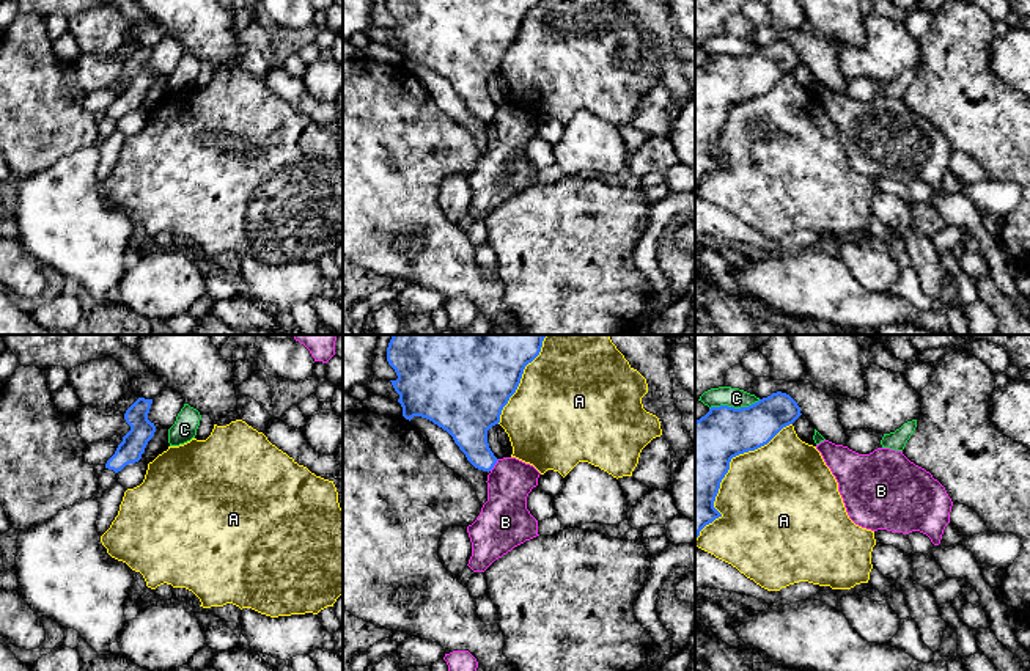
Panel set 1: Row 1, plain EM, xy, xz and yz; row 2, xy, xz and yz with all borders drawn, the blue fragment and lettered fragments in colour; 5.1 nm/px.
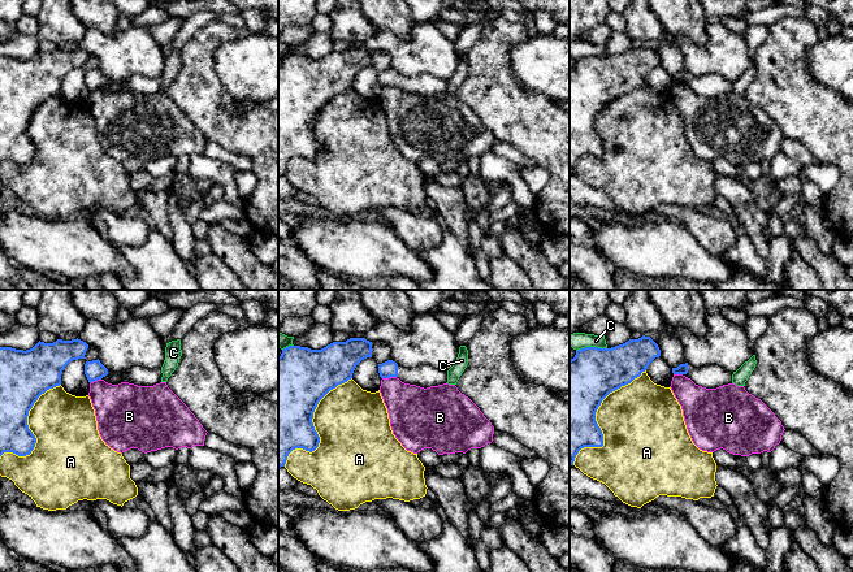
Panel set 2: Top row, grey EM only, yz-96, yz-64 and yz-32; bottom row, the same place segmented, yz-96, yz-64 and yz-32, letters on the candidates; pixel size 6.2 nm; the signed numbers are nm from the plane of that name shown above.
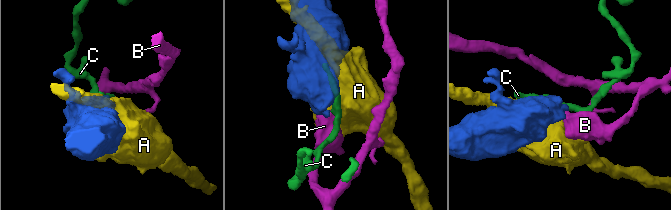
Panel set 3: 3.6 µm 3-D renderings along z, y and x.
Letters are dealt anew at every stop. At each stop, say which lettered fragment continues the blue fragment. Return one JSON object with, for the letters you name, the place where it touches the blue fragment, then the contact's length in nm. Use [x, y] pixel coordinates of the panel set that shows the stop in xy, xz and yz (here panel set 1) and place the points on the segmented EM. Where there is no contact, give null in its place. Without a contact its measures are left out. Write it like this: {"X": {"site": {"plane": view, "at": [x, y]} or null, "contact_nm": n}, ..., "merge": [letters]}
{"merge": []}

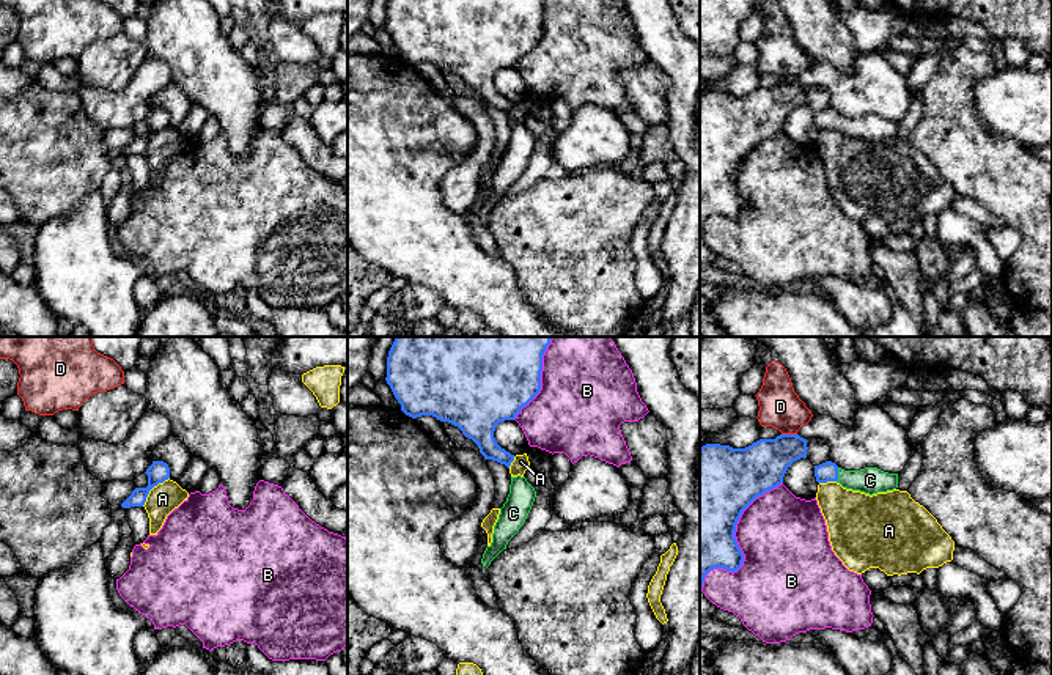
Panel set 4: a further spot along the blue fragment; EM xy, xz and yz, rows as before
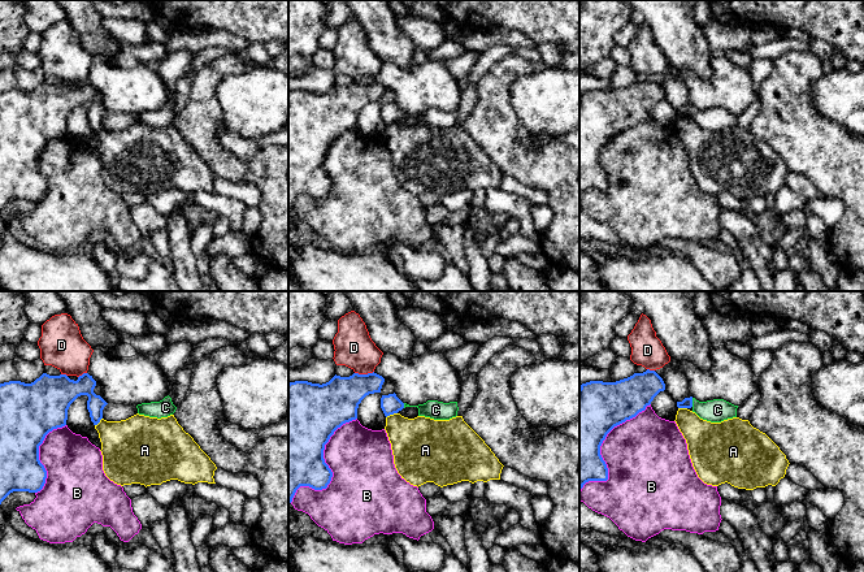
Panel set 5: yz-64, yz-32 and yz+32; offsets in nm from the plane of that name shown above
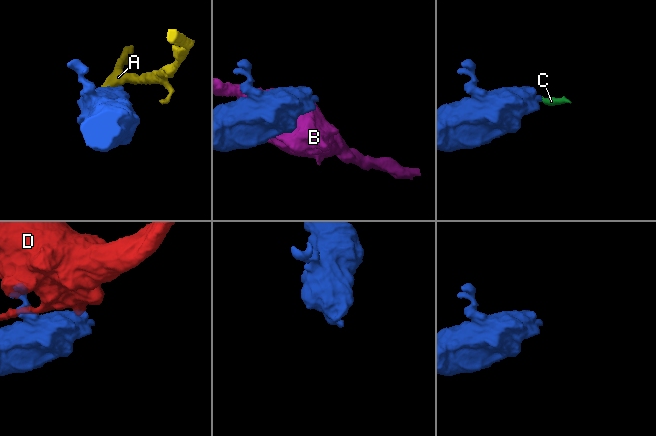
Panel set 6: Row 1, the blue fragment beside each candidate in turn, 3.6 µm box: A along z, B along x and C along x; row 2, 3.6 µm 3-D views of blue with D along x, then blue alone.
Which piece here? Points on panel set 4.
{"C": {"site": {"plane": "yz", "at": [837, 475]}, "contact_nm": 80}, "merge": ["C"]}

